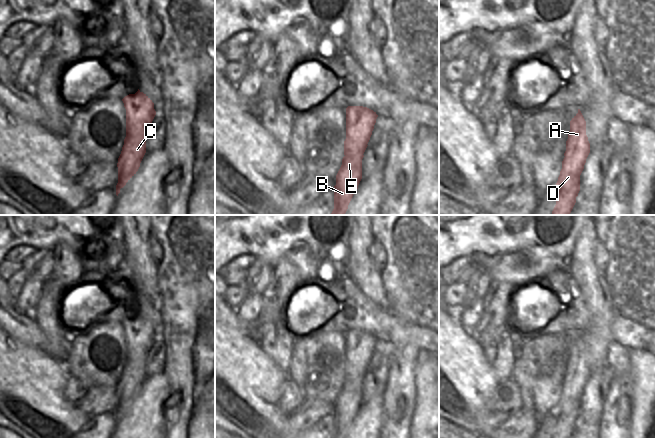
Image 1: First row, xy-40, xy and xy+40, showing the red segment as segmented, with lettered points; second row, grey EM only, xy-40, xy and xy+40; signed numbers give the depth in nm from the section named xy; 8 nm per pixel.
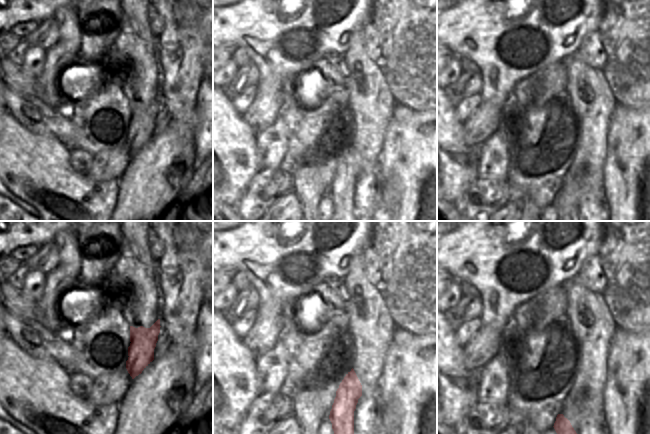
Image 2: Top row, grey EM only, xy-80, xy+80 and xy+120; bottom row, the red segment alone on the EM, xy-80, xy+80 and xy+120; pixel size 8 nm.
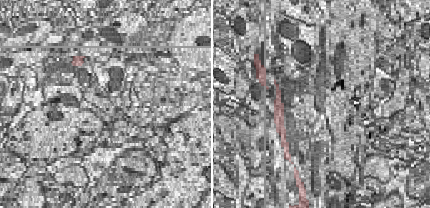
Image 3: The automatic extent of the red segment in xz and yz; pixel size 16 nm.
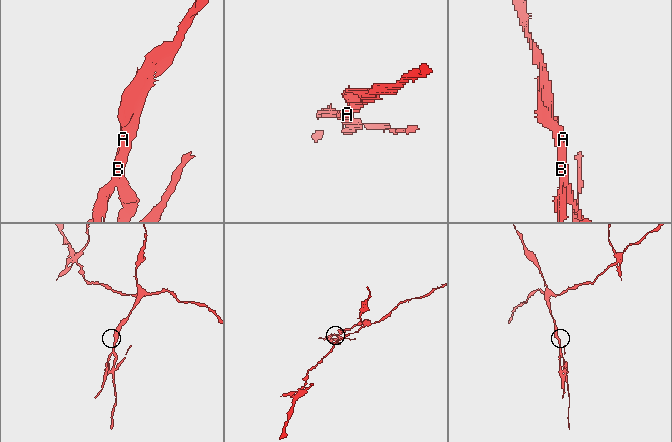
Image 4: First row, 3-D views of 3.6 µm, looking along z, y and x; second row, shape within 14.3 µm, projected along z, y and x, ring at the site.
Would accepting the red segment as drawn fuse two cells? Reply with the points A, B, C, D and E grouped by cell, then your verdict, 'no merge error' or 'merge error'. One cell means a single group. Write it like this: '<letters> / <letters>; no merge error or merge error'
A / B C D E; merge error

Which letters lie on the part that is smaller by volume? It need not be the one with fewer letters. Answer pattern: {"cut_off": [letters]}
{"cut_off": ["A"]}

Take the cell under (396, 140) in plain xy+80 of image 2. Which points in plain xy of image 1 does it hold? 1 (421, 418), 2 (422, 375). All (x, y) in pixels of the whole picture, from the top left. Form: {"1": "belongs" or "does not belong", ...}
{"1": "belongs", "2": "belongs"}

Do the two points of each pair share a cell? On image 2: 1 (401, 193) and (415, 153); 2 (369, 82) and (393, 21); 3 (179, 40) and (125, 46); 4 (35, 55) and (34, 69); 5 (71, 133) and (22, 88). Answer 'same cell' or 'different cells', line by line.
1: same cell
2: different cells
3: different cells
4: same cell
5: different cells

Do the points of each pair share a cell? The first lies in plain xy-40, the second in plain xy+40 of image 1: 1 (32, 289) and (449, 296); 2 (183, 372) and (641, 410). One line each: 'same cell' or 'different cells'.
1: different cells
2: different cells

